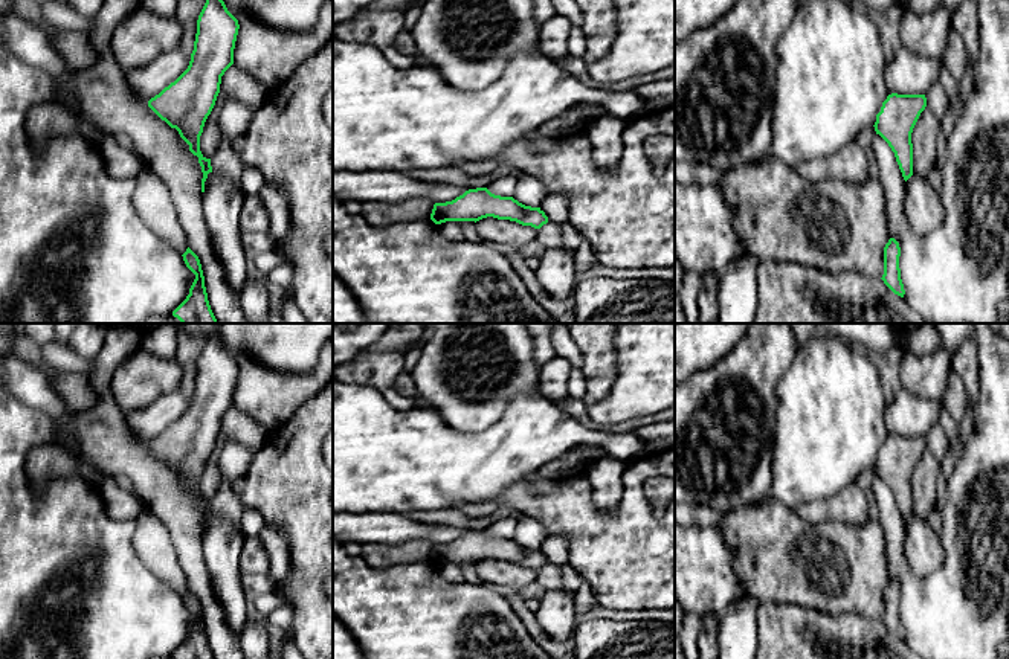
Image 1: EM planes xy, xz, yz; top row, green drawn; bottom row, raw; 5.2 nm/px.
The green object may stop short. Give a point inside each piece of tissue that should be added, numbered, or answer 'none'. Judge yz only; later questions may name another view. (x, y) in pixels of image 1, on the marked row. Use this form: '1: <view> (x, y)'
none

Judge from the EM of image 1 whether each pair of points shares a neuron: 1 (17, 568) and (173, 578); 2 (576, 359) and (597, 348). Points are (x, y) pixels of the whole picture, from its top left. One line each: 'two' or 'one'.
1: two
2: two

